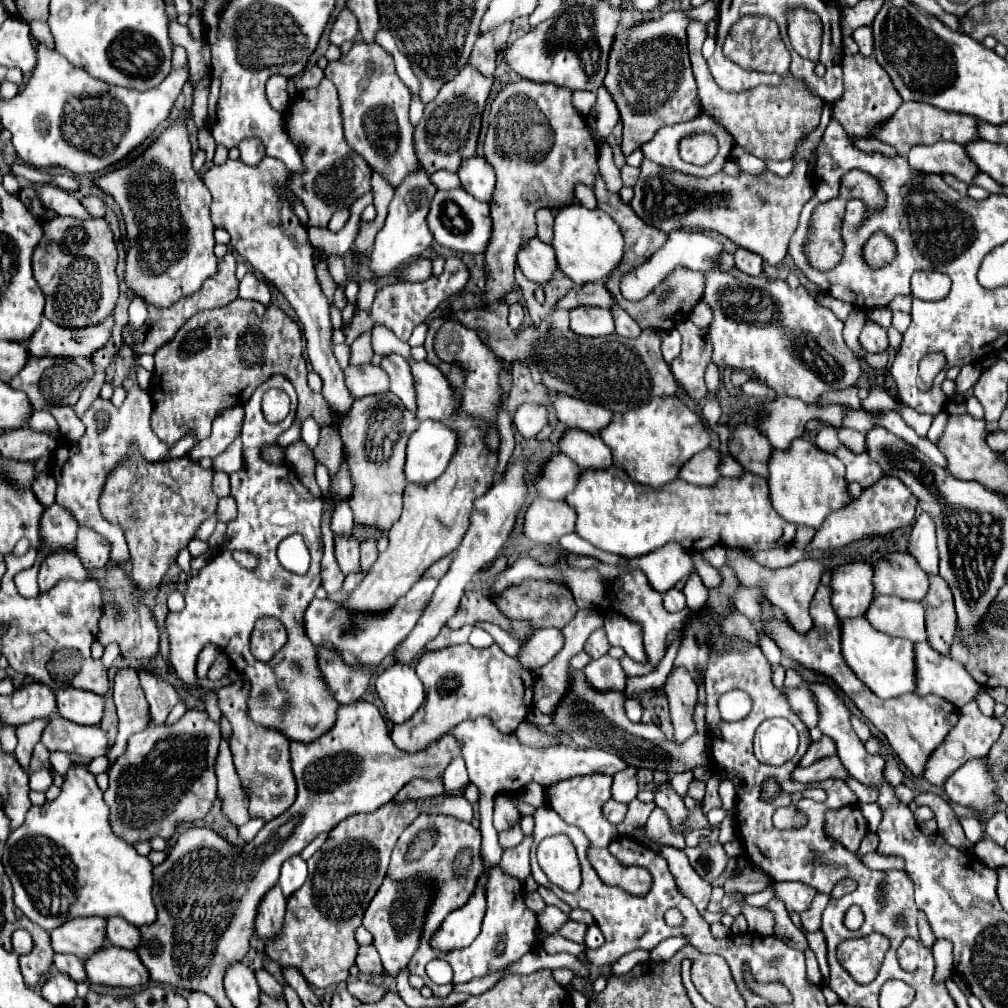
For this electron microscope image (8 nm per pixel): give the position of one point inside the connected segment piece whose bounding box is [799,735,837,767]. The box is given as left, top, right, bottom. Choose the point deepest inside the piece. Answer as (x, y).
(819, 749)

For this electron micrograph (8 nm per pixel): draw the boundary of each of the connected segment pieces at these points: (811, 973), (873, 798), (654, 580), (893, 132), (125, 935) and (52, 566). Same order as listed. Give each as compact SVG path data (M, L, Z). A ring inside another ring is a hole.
M805 951L805 957L807 957L807 977L811 983L815 983L817 987L823 987L823 975L819 971L819 965L817 965L817 959L813 955L813 951Z
M853 777L845 779L845 783L855 791L855 795L857 795L860 803L875 803L877 801L878 791L875 788L865 787L859 781L855 781Z
M669 543L663 549L653 551L651 555L629 559L627 569L641 569L647 575L653 589L657 589L661 593L669 591L681 579L695 573L693 559L677 543Z
M903 103L899 107L899 111L893 115L893 119L889 119L885 123L885 127L881 127L875 135L883 143L893 145L897 149L897 153L903 157L909 153L909 147L913 147L913 145L929 145L929 143L937 143L937 141L953 141L959 145L967 145L973 139L979 139L977 119L973 119L971 115L937 111L937 107L929 107L925 103ZM903 109L909 109L909 111L903 111Z
M109 917L107 919L107 939L115 947L137 951L139 943L141 943L141 933L137 931L137 927L127 923L125 919Z
M55 553L43 559L38 574L39 587L44 587L44 591L47 591L57 583L57 579L63 579L63 577L79 579L79 581L89 579L81 561L71 553Z

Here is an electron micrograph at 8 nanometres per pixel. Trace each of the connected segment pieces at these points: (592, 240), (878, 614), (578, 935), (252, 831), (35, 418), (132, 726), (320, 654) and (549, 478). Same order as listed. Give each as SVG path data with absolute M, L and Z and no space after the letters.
M571 203L555 215L555 237L553 249L557 255L559 269L577 285L599 283L611 277L615 267L623 259L625 239L619 225L601 209L587 209L581 203Z
M877 595L867 611L867 619L877 631L891 637L909 639L913 643L927 639L923 607L917 601Z
M571 919L559 929L559 933L563 937L567 937L567 939L571 939L575 943L585 943L585 931L587 931L585 923L577 923L577 921L571 921Z
M251 819L247 825L243 825L243 827L239 827L239 835L241 835L241 839L243 839L243 843L251 843L251 839L257 835L257 831L261 829L265 825L265 819Z
M47 409L31 413L29 421L31 421L31 423L29 423L31 429L41 429L41 431L47 431L47 433L59 433L57 421L53 419L53 415L51 415Z
M125 667L125 669L117 671L115 683L113 683L113 697L115 697L117 715L119 715L119 735L117 735L117 743L113 745L113 749L109 753L111 761L115 761L115 757L119 757L119 753L123 753L125 741L129 735L143 731L151 723L149 705L147 705L145 693L141 691L139 685L141 683L133 669Z
M323 647L315 649L317 649L317 665L321 669L325 683L333 691L333 699L337 699L339 705L359 701L359 697L367 691L371 677L375 675L375 667L355 669L351 665L345 665L345 661L333 649Z
M555 453L543 469L543 477L535 483L541 497L565 499L577 487L583 469L563 453Z

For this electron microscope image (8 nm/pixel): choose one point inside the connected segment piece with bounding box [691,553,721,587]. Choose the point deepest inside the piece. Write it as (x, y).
(711, 577)

